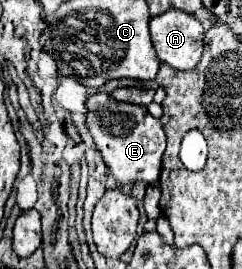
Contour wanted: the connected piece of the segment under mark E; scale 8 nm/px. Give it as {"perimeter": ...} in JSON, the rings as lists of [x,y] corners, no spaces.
{"perimeter":[[[99,92],[87,100],[87,128],[115,180],[125,186],[133,182],[153,184],[161,174],[161,158],[165,152],[165,132],[157,118],[145,106],[117,102],[111,94]]]}

